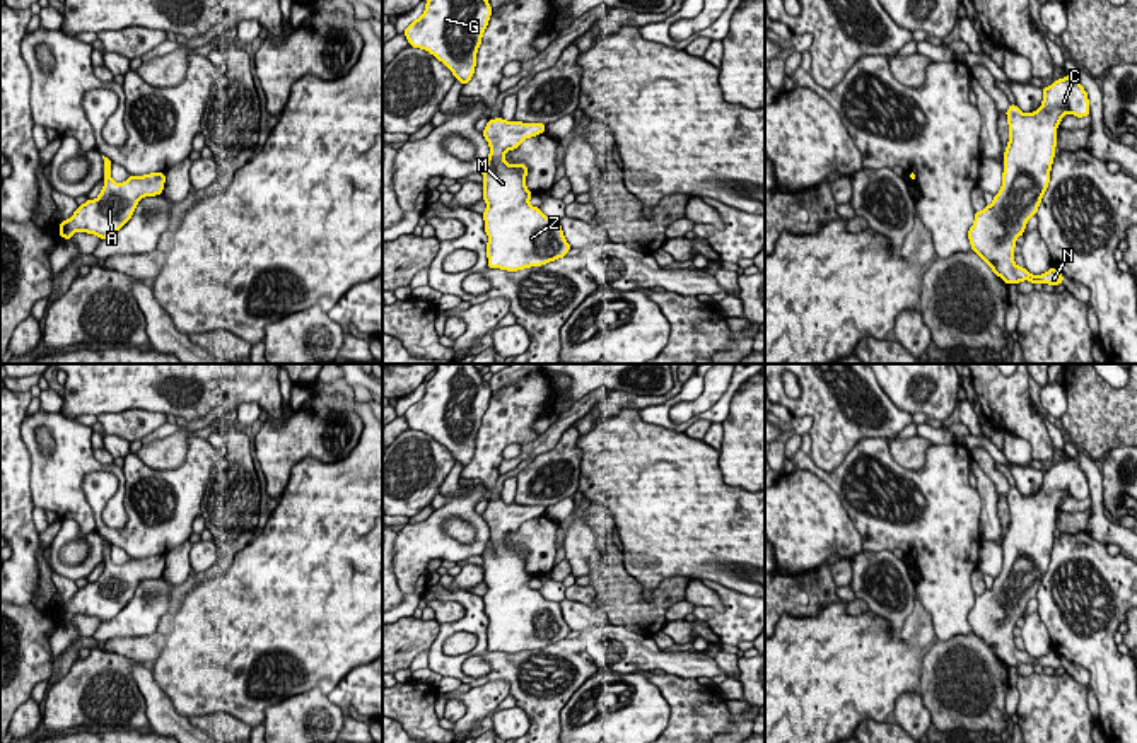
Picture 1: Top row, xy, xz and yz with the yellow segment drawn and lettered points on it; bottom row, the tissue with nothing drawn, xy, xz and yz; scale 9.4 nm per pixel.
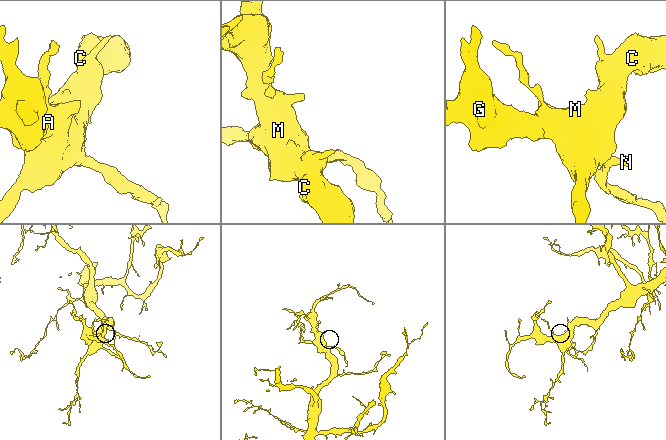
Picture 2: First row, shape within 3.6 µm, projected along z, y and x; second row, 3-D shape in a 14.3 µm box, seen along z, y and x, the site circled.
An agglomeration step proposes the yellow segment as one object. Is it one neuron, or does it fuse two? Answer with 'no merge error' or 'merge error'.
no merge error

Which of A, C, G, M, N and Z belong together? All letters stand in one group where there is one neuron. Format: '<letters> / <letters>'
A C G M N Z

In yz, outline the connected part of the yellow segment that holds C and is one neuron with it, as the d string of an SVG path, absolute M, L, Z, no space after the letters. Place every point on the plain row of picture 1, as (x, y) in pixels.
M1072 456L1043 470L1043 485L1036 494L1024 497L1016 487L1006 494L1011 519L1004 535L1002 570L994 577L990 589L985 588L982 594L975 594L975 605L968 613L971 632L1006 666L1017 668L1029 663L1057 670L1064 664L1055 651L1036 659L1017 649L1014 629L1028 601L1036 598L1048 570L1057 509L1067 495L1077 500L1091 495L1087 475Z

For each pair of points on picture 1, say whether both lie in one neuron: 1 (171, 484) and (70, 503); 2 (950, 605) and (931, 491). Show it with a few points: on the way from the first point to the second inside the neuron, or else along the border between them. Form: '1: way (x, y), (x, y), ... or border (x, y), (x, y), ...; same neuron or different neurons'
1: border (122, 468), (125, 496); different neurons
2: way (946, 576), (944, 537), (936, 520); same neuron

